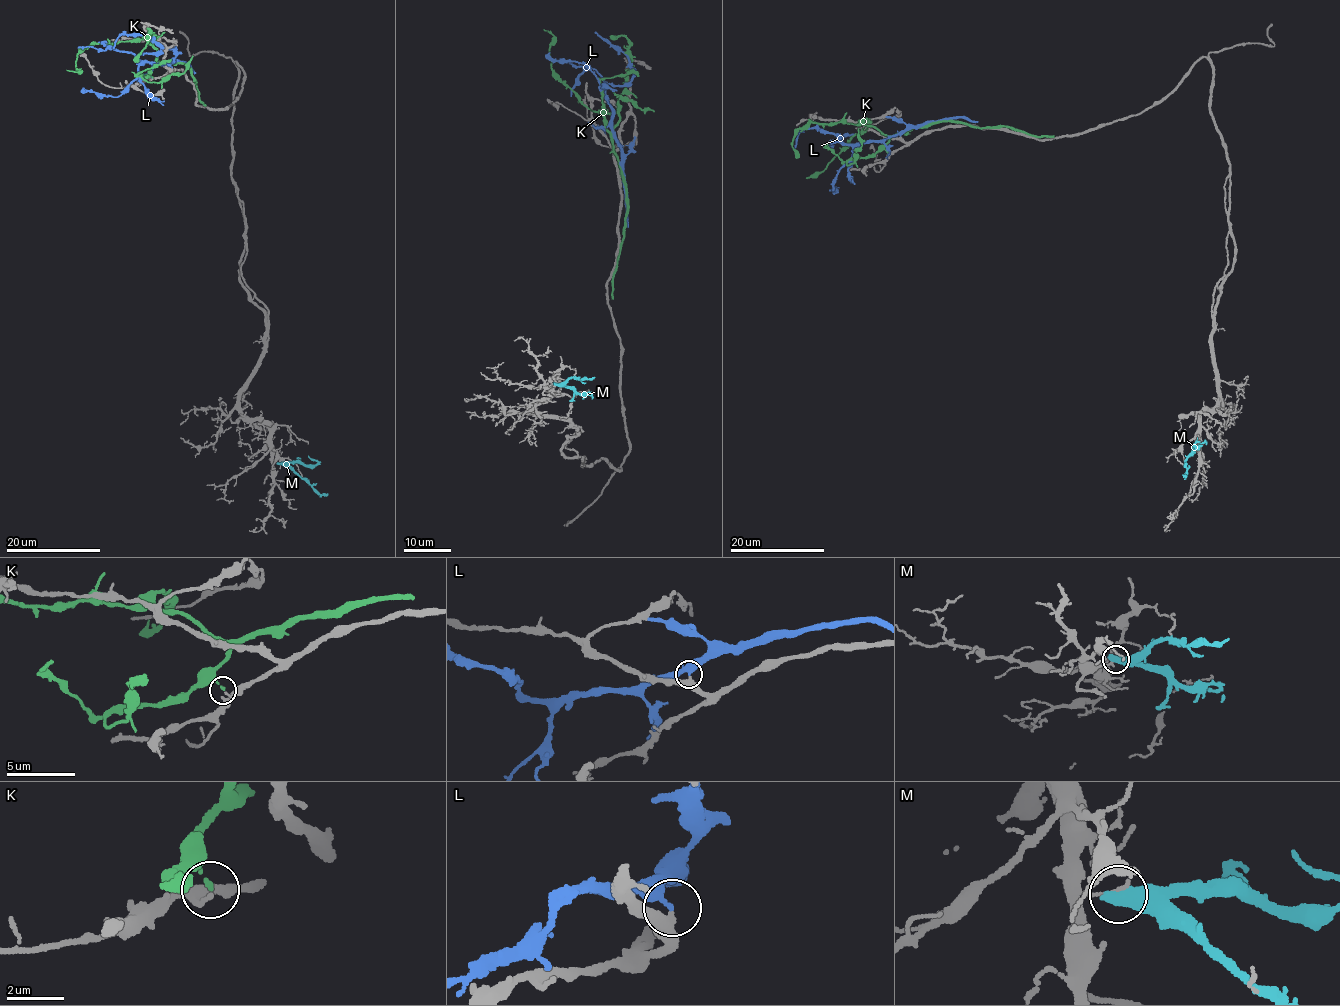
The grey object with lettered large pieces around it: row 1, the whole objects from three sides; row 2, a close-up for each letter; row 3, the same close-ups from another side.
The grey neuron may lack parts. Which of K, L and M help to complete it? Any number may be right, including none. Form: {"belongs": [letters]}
{"belongs": []}

